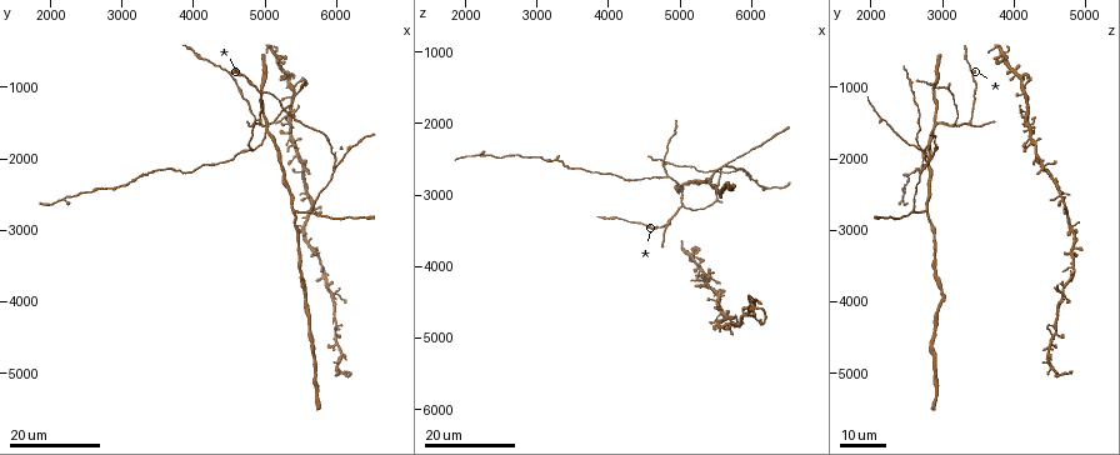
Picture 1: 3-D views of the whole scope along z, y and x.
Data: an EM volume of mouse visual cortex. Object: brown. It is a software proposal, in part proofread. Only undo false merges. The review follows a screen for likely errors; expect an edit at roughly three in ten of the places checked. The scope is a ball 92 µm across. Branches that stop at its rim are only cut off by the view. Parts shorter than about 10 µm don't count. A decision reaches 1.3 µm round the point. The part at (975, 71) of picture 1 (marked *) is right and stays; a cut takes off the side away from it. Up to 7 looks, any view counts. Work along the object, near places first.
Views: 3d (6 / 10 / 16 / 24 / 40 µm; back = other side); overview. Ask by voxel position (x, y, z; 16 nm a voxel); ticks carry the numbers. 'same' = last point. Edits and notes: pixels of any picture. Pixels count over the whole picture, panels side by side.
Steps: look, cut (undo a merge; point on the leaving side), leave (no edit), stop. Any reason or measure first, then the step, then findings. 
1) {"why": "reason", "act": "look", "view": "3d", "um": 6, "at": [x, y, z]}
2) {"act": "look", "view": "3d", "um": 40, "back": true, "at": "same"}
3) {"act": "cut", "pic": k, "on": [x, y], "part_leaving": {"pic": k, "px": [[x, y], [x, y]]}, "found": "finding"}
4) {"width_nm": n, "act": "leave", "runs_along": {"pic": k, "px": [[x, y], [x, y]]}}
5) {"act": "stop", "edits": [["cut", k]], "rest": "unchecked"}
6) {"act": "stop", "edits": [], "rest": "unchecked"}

{"why": "side arm on a straight run", "act": "look", "view": "3d", "um": 24, "at": [4500, 800, 3400]}

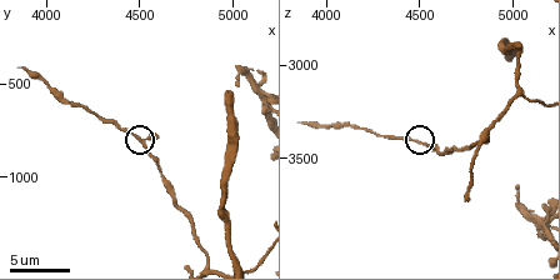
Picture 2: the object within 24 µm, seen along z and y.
{"why": "zoom in", "act": "look", "view": "3d", "um": 6, "at": [4520, 820, 3420]}

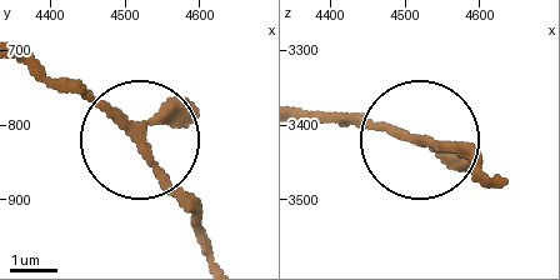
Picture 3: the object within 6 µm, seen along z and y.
{"act": "leave", "runs_along": {"pic": 3, "px": [[190, 106], [135, 134], [20, 51]]}, "found": "continuous, no second neuron"}

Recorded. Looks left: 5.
{"why": "two arms in line, one across", "act": "look", "view": "3d", "um": 24, "at": [6000, 2150, 2750]}

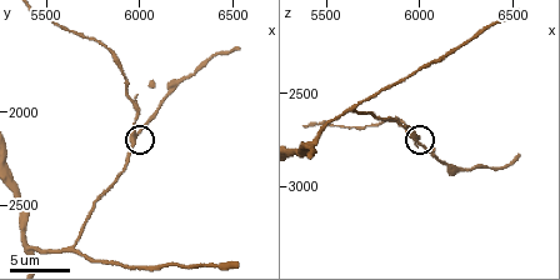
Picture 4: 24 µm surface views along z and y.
{"act": "look", "view": "3d", "um": 10, "at": [5960, 2120, 2740]}

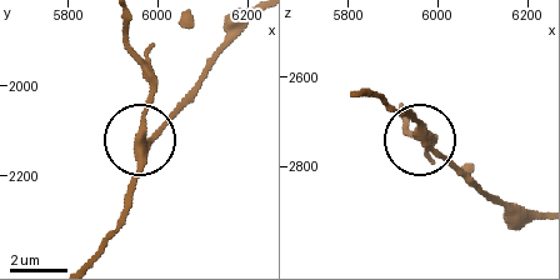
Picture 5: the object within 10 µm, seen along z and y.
{"width_nm": 290, "act": "leave", "runs_along": {"pic": 5, "px": [[359, 90], [403, 111], [465, 181]]}, "found": "continuous, no second neuron"}

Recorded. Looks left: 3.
{"act": "look", "view": "3d", "um": 16, "at": [5050, 1500, 3150]}

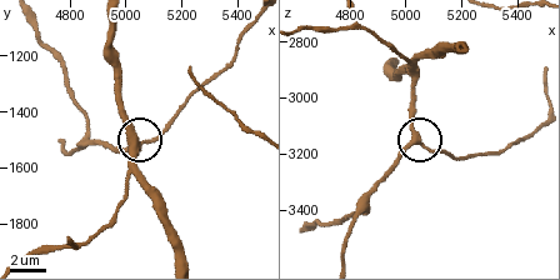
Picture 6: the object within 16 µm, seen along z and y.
{"why": "closer look", "act": "look", "view": "3d", "um": 10, "at": "same"}

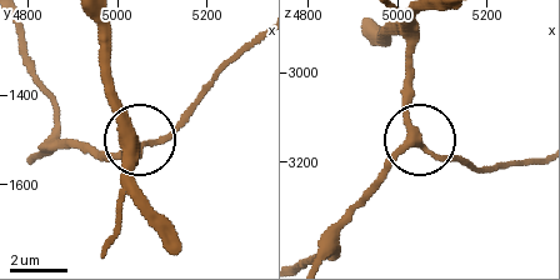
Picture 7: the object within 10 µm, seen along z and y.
{"arms": 3, "act": "leave", "found": "continuous, no second neuron"}

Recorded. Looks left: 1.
{"act": "stop", "edits": [], "rest": "unchecked"}

